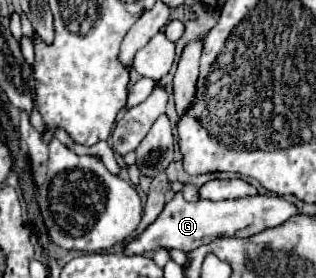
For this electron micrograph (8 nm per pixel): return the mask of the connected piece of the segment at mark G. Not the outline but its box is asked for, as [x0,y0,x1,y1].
[124,192,296,256]

